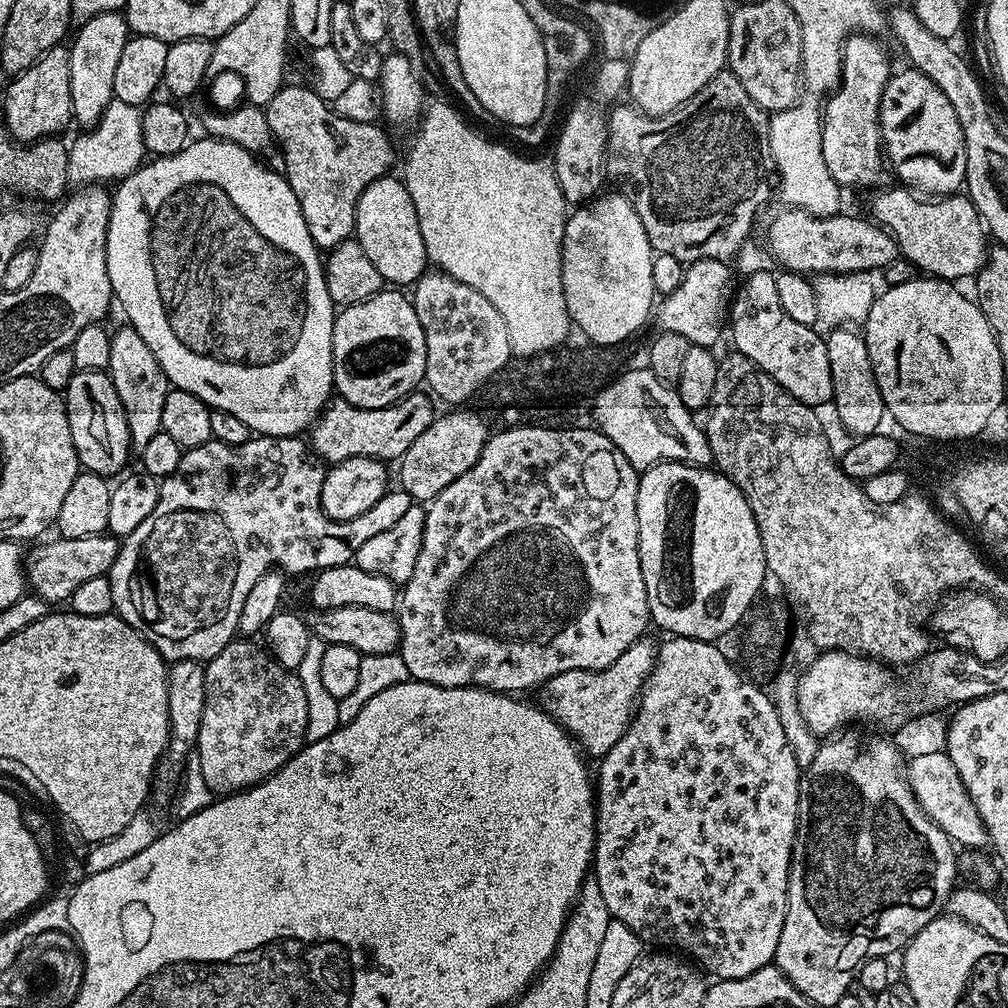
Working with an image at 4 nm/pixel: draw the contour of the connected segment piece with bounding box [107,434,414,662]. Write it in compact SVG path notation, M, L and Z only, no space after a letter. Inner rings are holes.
M256 434L244 444L223 444L210 439L202 446L187 449L181 455L178 470L160 480L160 497L154 514L134 534L123 537L107 575L114 593L115 615L123 618L134 631L143 632L165 661L212 660L237 635L242 606L246 606L246 598L258 578L275 568L285 574L315 574L325 568L353 563L356 551L368 539L382 534L382 530L390 530L410 510L414 502L412 495L403 490L390 490L366 514L353 520L331 520L322 510L320 497L325 465L302 441L294 436ZM144 584L152 587L156 608L164 615L157 628L144 626Z

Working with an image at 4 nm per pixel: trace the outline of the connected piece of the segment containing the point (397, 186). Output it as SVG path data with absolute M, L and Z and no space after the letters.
M389 174L370 182L366 190L362 190L362 198L358 198L356 207L356 231L354 239L366 250L370 262L374 262L378 274L389 285L415 285L424 275L430 261L426 254L426 242L422 242L422 230L418 226L418 210L414 210L414 198L410 198L410 190L403 179Z

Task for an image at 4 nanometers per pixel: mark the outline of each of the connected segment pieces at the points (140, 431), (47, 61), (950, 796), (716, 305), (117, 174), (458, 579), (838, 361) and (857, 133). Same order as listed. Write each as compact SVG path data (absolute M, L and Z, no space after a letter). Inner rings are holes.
M123 326L111 333L110 362L106 369L114 382L114 390L118 390L118 398L122 402L122 410L126 414L126 426L130 430L133 449L139 450L160 432L162 426L162 405L166 402L166 394L170 385L162 366L158 366L158 358L154 358L154 350L146 346L142 334L131 326Z
M57 46L46 50L30 70L11 81L4 96L3 127L22 144L46 140L60 134L67 124L73 123L70 102L70 54L68 48Z
M947 751L924 752L906 764L906 779L920 809L961 849L984 850L989 847L988 831Z
M718 259L691 261L684 270L680 286L674 293L663 297L654 310L654 324L663 332L680 333L693 347L717 347L722 332L726 330L734 298L736 281L728 268L729 263Z
M113 99L98 123L91 125L68 150L68 182L72 186L103 185L104 180L119 182L145 163L146 153L142 142L143 111L135 104Z
M524 422L519 426L504 426L501 429L501 432L493 431L489 435L476 465L470 470L466 470L466 474L462 474L462 478L450 482L450 486L446 486L446 490L442 490L442 494L438 494L427 505L424 515L422 550L418 552L418 563L414 566L414 574L410 574L408 583L403 585L402 595L398 600L398 619L400 621L398 655L402 662L406 664L409 677L414 680L424 680L427 684L442 686L443 688L488 688L491 692L524 694L527 688L532 688L532 690L539 689L541 684L545 684L547 680L562 674L566 670L594 670L597 672L606 666L610 666L618 658L622 658L622 654L626 654L626 650L630 650L630 646L634 646L634 642L641 639L647 633L644 631L650 628L646 582L642 582L642 566L638 558L638 486L640 485L640 476L634 466L627 460L626 455L622 454L622 450L595 427L543 428L540 424L527 424L527 422Z
M836 326L827 333L826 343L830 358L832 379L831 403L836 404L836 416L853 432L853 437L871 436L883 420L886 420L884 399L878 390L874 370L870 362L870 350L863 335L848 326Z
M872 34L848 37L844 43L844 61L840 64L840 85L822 104L822 158L826 158L830 178L844 190L884 190L894 180L893 173L886 167L880 138L880 103L890 69L888 56L876 40L879 39Z

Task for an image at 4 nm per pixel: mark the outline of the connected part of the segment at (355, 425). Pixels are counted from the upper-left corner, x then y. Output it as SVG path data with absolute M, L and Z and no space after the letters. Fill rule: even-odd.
M409 392L398 402L381 408L359 408L345 400L333 399L310 429L311 451L329 465L341 464L346 458L399 461L406 454L406 450L410 450L410 442L414 442L414 438L418 438L422 430L432 425L433 401L427 395L424 397L422 392Z

